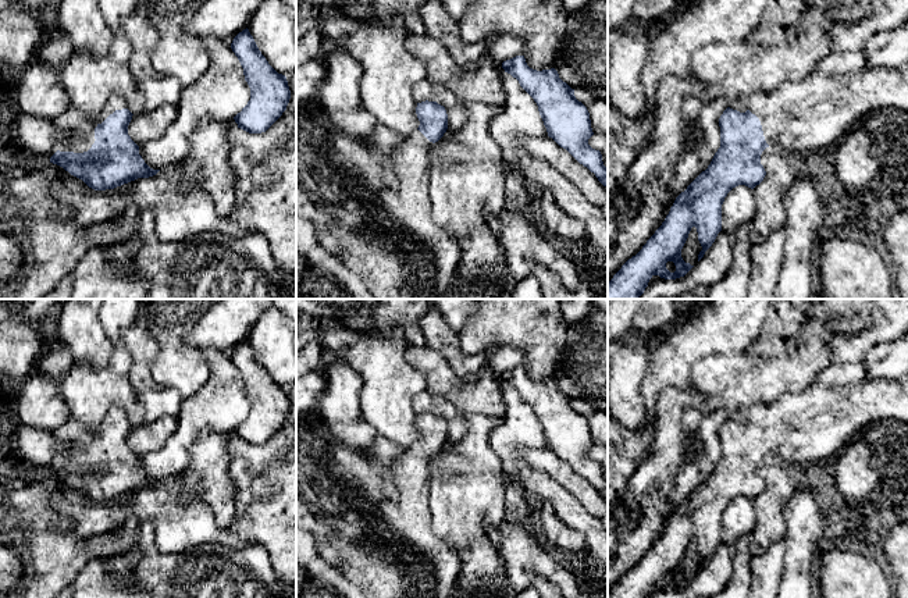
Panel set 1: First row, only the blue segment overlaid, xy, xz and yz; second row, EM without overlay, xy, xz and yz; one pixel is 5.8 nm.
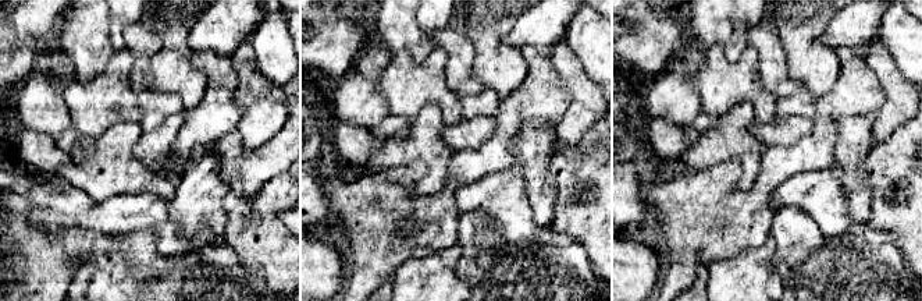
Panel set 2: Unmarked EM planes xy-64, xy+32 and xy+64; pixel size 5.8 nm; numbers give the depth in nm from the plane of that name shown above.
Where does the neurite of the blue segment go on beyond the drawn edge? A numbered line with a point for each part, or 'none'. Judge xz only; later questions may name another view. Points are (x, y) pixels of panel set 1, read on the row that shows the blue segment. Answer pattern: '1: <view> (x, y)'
1: xz (409, 203)

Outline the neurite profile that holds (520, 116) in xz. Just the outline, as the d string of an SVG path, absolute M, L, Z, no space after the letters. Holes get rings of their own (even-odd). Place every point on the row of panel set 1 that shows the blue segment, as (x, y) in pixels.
M501 72L502 86L506 103L501 111L489 121L489 134L499 149L499 167L514 170L531 189L548 188L562 210L585 224L585 238L601 249L608 252L608 221L603 218L601 209L592 206L583 193L565 179L548 163L534 159L519 140L520 135L548 136L544 121L540 115L534 99L520 86L519 81L508 72Z

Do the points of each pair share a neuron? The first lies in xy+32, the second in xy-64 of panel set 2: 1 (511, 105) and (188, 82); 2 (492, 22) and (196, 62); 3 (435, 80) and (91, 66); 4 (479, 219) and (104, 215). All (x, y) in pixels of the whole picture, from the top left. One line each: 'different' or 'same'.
1: different
2: different
3: different
4: different

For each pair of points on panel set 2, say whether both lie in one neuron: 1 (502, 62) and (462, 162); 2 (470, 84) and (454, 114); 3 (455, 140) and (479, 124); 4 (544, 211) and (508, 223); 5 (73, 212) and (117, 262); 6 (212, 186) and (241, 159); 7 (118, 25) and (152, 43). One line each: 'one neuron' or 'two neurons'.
1: two neurons
2: two neurons
3: one neuron
4: two neurons
5: two neurons
6: two neurons
7: two neurons

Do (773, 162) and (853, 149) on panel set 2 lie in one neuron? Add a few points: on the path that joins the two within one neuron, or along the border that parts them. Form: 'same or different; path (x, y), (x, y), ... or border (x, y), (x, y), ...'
different; border (842, 120), (837, 124), (832, 166)

